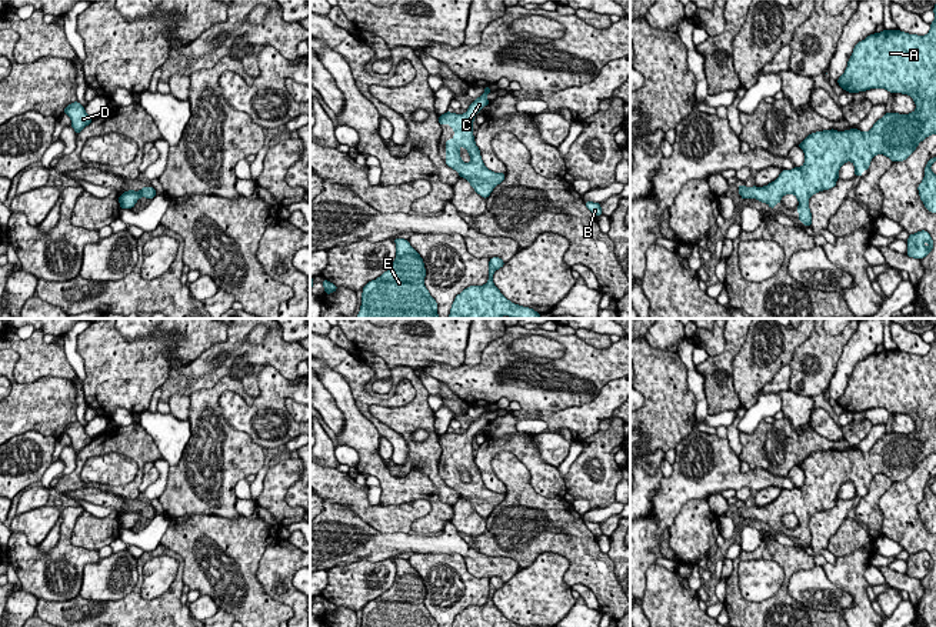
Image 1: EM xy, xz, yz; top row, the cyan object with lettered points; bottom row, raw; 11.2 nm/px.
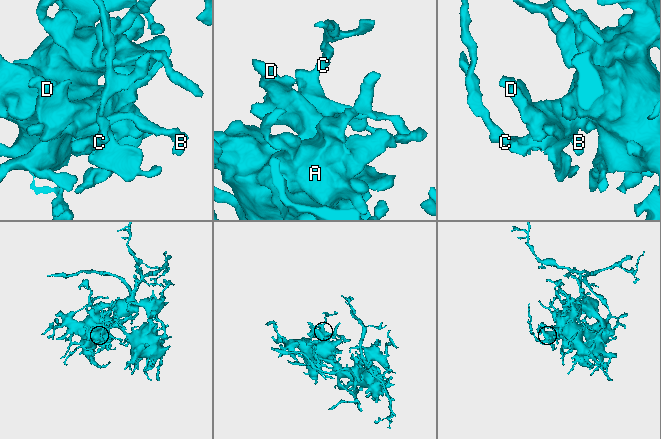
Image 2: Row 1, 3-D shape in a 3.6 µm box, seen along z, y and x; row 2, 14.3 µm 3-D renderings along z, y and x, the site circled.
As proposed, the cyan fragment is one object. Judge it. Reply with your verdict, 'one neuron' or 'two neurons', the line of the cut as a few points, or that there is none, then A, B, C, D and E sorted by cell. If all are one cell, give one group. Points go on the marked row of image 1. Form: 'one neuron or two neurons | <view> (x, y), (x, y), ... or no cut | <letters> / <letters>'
one neuron | no cut | A B C D E

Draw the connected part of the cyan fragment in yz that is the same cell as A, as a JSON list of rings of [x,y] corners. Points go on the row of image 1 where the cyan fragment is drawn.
[[[936,4],[933,9],[935,20],[926,36],[909,34],[900,30],[883,30],[867,36],[859,41],[847,61],[845,73],[837,84],[849,91],[859,93],[870,89],[886,89],[890,93],[907,94],[913,99],[916,110],[909,114],[886,113],[873,127],[863,133],[857,129],[845,131],[823,130],[809,134],[800,144],[805,151],[805,164],[792,170],[782,170],[780,176],[763,187],[739,186],[737,191],[743,200],[756,199],[767,203],[775,210],[785,194],[795,194],[799,206],[799,220],[805,226],[812,226],[809,199],[823,190],[836,186],[840,167],[852,161],[855,176],[862,177],[863,170],[869,170],[870,161],[876,154],[885,154],[893,163],[906,160],[930,134],[936,134]]]

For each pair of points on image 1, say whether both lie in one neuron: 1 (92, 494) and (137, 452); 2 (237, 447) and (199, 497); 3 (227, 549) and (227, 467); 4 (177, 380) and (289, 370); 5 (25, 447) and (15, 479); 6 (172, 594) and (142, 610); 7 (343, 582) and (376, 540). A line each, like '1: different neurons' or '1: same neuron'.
1: different neurons
2: same neuron
3: different neurons
4: same neuron
5: same neuron
6: same neuron
7: different neurons

